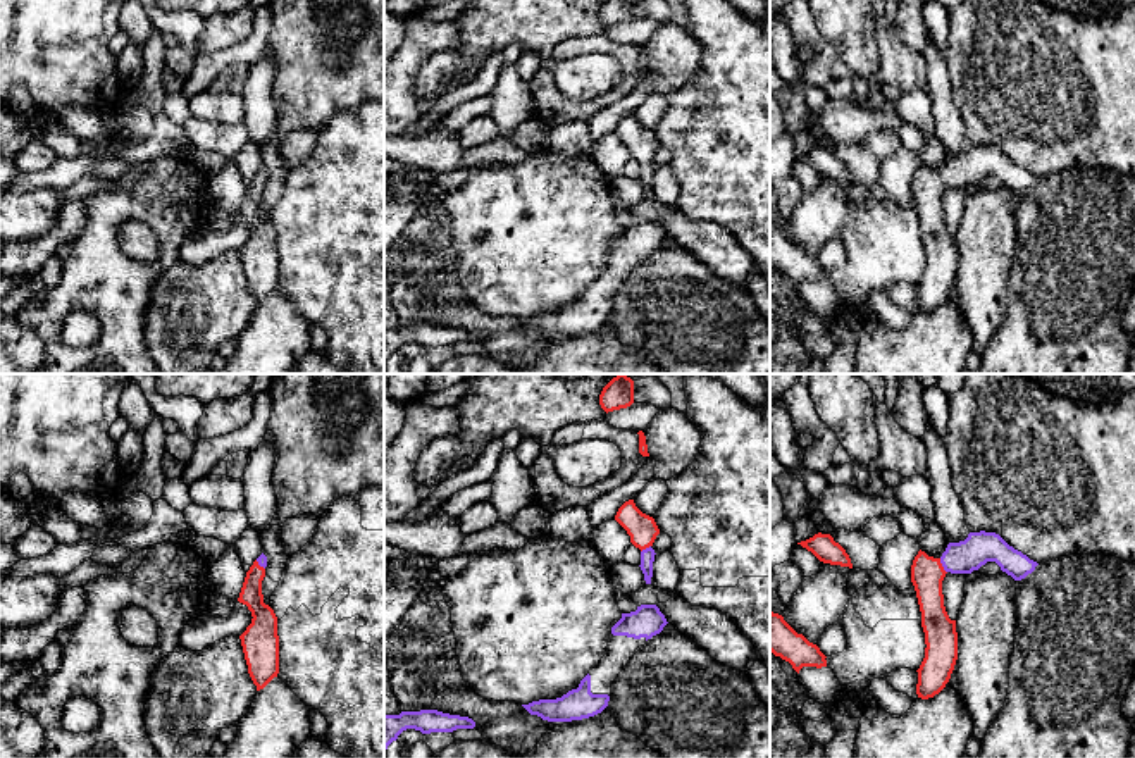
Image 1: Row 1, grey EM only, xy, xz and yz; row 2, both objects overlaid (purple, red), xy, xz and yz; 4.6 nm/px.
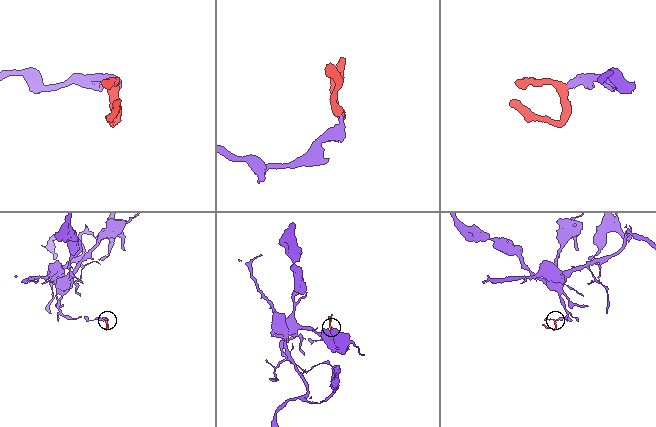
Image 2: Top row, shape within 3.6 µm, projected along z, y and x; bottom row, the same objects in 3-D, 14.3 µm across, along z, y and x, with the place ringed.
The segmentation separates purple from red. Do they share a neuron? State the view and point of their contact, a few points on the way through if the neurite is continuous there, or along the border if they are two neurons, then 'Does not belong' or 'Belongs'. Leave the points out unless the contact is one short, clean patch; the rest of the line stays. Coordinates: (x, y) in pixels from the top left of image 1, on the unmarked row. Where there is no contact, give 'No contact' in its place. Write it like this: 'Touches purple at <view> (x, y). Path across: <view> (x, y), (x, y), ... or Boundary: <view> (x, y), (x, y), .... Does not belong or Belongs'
Touches purple at yz (942, 180). Path across: yz (968, 169), (942, 180), (927, 186). Belongs

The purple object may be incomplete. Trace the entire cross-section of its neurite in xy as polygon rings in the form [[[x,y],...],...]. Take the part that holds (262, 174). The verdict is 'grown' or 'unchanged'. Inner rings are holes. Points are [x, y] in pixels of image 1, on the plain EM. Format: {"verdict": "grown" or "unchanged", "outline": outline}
{"verdict": "grown", "outline": [[[262,167],[246,186],[238,215],[251,226],[251,238],[239,250],[248,288],[264,303],[279,288],[279,250],[277,231],[264,217],[262,195],[265,191],[267,171]]]}

